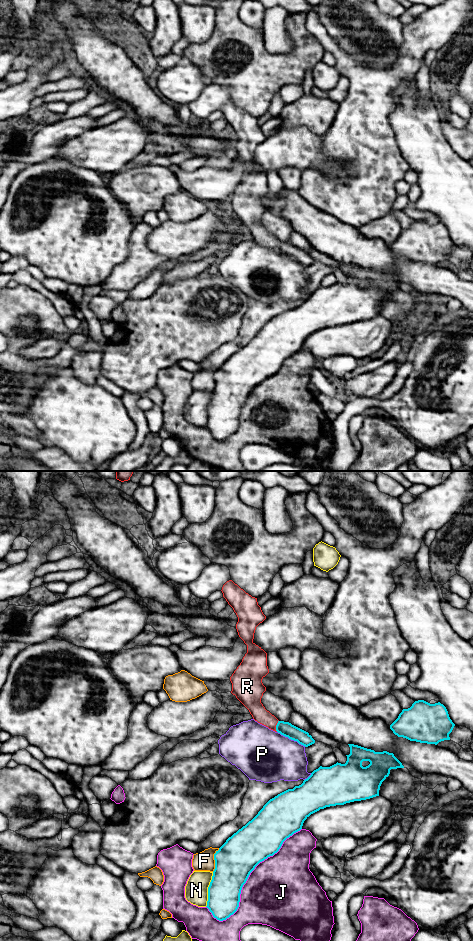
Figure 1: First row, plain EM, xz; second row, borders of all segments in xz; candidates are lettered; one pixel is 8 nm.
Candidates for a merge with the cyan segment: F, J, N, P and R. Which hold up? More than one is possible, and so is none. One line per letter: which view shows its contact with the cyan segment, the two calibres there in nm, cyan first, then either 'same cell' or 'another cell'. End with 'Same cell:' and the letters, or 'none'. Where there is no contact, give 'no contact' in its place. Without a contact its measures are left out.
F: meets cyan in xz; 320 nm thick on the cyan side, 160 nm on the other; another cell
J: meets cyan in xz; 320 nm thick on the cyan side, 500 nm on the other; another cell
N: meets cyan in xz; 280 nm thick on the cyan side, 190 nm on the other; another cell
P: meets cyan in xz; 120 nm thick on the cyan side, 420 nm on the other; another cell
R: meets cyan in xz; 120 nm thick on the cyan side, 120 nm on the other; same cell
Same cell: R

